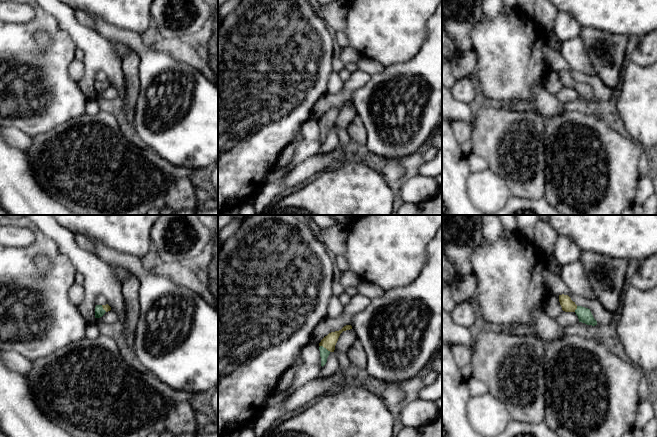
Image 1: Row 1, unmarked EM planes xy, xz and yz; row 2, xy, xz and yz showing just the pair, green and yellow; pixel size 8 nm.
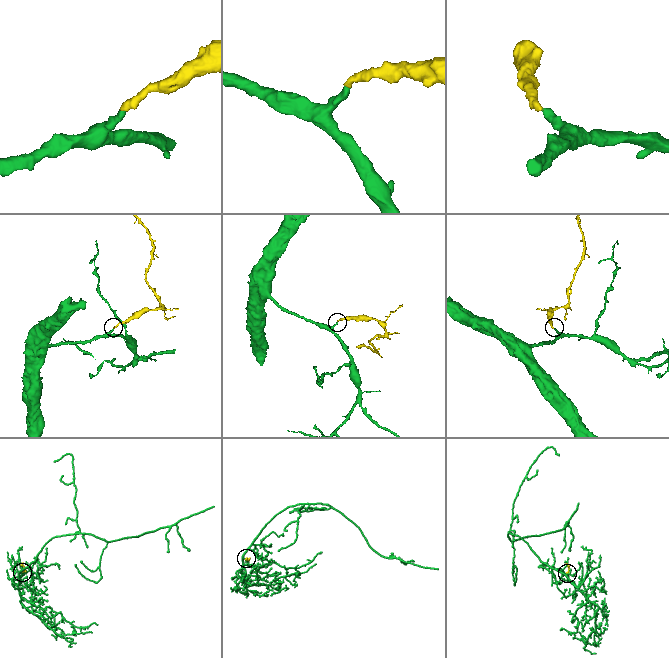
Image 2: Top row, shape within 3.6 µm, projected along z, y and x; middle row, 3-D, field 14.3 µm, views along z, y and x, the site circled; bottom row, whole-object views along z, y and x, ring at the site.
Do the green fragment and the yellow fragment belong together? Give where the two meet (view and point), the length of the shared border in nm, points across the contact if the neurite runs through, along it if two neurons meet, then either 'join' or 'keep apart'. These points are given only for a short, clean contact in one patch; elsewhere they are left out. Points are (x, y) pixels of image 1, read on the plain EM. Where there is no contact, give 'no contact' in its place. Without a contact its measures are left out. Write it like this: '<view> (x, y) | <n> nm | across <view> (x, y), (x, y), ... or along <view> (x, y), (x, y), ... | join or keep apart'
xz (325, 124) | 100 nm | across xz (324, 129), (325, 124), (329, 117) | join

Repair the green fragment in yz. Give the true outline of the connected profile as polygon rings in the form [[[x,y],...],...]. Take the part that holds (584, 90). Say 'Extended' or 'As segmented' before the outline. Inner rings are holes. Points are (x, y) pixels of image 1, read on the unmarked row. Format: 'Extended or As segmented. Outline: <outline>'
Extended. Outline: [[[559,71],[559,78],[563,87],[575,88],[578,92],[579,98],[592,102],[597,101],[597,97],[594,95],[590,85],[577,82],[568,71]]]

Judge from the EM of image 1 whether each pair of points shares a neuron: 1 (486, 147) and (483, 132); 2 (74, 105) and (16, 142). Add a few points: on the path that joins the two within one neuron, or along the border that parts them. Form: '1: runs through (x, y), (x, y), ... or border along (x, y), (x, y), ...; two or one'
1: runs through (486, 143), (486, 136); one
2: border along (10, 126), (23, 131), (31, 137); two

